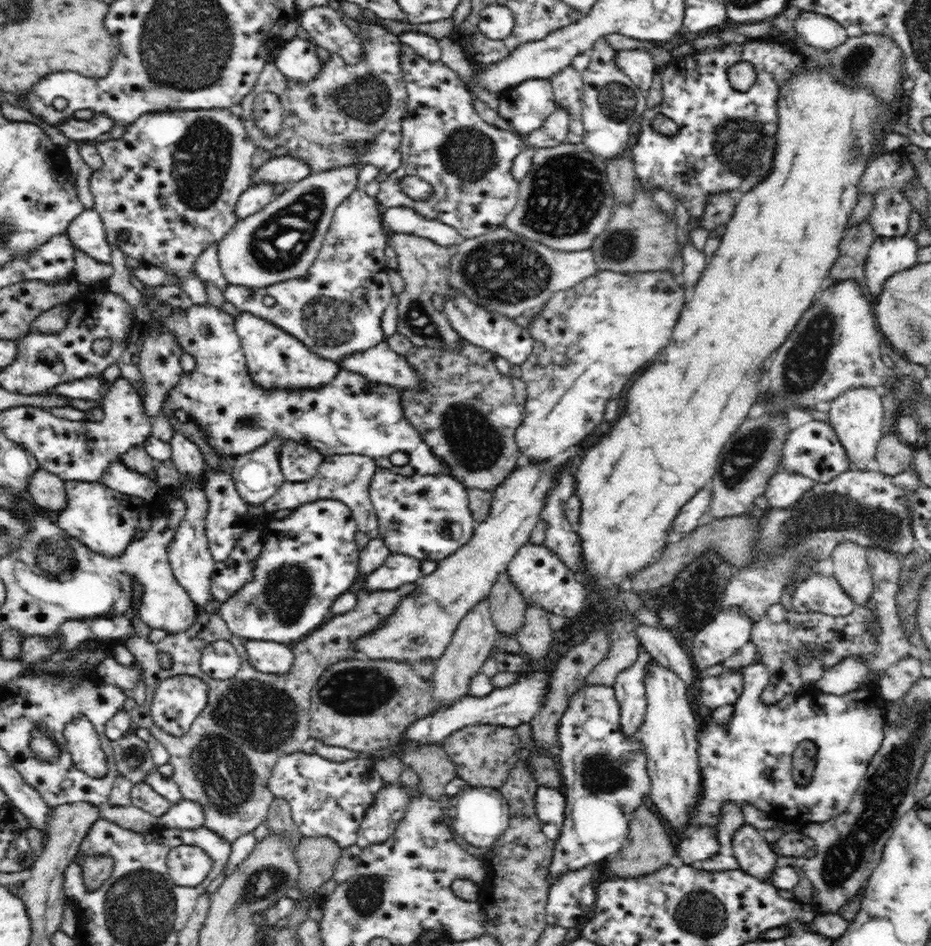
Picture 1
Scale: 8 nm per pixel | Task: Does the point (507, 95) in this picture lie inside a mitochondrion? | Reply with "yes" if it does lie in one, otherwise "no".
no

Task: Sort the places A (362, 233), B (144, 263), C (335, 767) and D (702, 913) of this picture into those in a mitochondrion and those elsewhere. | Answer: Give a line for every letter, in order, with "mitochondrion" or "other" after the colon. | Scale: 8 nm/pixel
A: other
B: other
C: other
D: mitochondrion

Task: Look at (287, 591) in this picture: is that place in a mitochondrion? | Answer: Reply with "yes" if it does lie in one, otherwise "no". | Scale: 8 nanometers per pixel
yes

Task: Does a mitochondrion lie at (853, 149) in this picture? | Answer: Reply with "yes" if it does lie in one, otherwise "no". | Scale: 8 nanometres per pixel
yes

